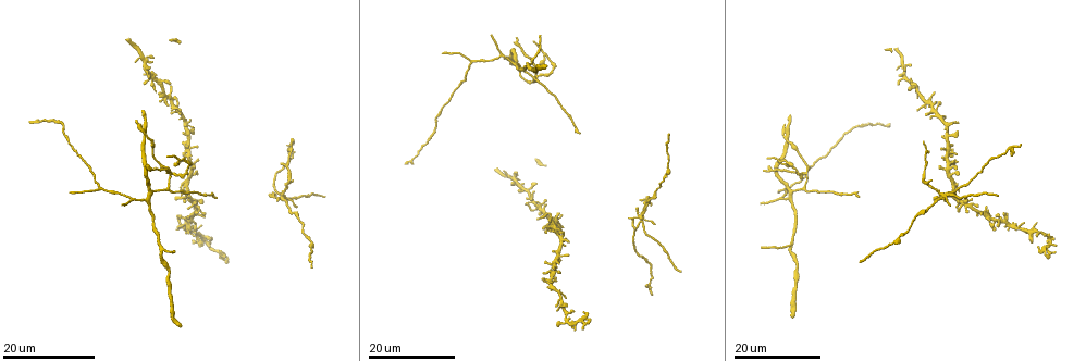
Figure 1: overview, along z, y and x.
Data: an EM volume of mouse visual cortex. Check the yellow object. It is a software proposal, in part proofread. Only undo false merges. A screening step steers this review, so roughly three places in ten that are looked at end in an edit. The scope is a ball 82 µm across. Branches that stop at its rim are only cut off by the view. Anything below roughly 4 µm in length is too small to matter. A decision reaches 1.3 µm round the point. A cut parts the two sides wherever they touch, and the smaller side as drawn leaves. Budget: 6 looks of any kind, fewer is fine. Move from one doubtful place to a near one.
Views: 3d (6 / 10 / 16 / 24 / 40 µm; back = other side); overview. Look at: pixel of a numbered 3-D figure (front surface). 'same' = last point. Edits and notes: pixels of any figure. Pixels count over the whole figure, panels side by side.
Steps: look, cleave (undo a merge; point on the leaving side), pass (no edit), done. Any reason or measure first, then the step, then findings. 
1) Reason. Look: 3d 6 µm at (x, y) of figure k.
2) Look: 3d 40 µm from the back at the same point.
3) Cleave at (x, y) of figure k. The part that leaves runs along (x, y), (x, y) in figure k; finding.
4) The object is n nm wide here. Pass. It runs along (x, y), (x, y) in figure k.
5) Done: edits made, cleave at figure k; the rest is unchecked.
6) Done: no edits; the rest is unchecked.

Arms part here. Look: 3d 24 µm at (789, 247) of figure 1.

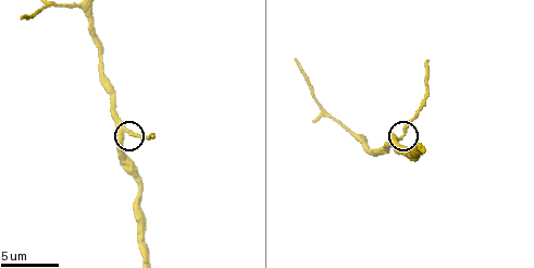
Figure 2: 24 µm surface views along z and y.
Look: 3d 6 µm at (127, 129) of figure 2.

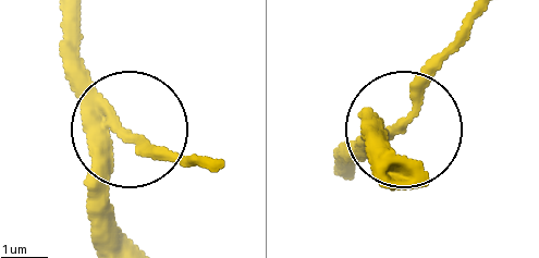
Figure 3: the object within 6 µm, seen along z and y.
The side arm is 8 µm long. Pass. It runs along (335, 167), (405, 123), (420, 76), (479, 10) in figure 3; continuous, no second neuron.

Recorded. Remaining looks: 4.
Look: 3d 6 µm at (353, 136) of figure 2.

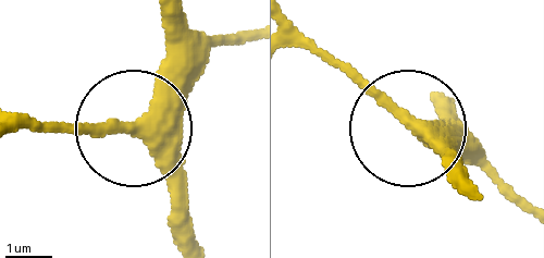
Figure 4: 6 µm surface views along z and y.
Pass. Continuous, no second neuron.

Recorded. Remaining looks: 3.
Three arms meet. Look: 3d 24 µm at (807, 174) of figure 1.

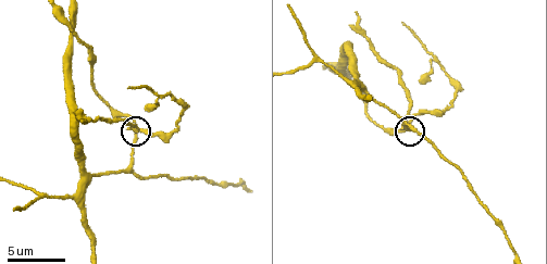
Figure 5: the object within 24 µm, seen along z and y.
Look: 3d 6 µm at the same point.

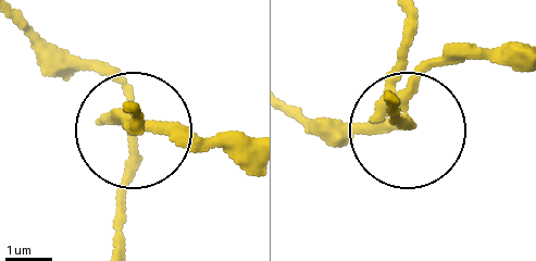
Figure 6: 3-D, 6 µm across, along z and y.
3 arms meet here. Cleave at (171, 139) of figure 6. Two neurons meet here.

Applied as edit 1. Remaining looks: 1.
Done: edits made, cleave at figure 6; the rest is unchecked.

